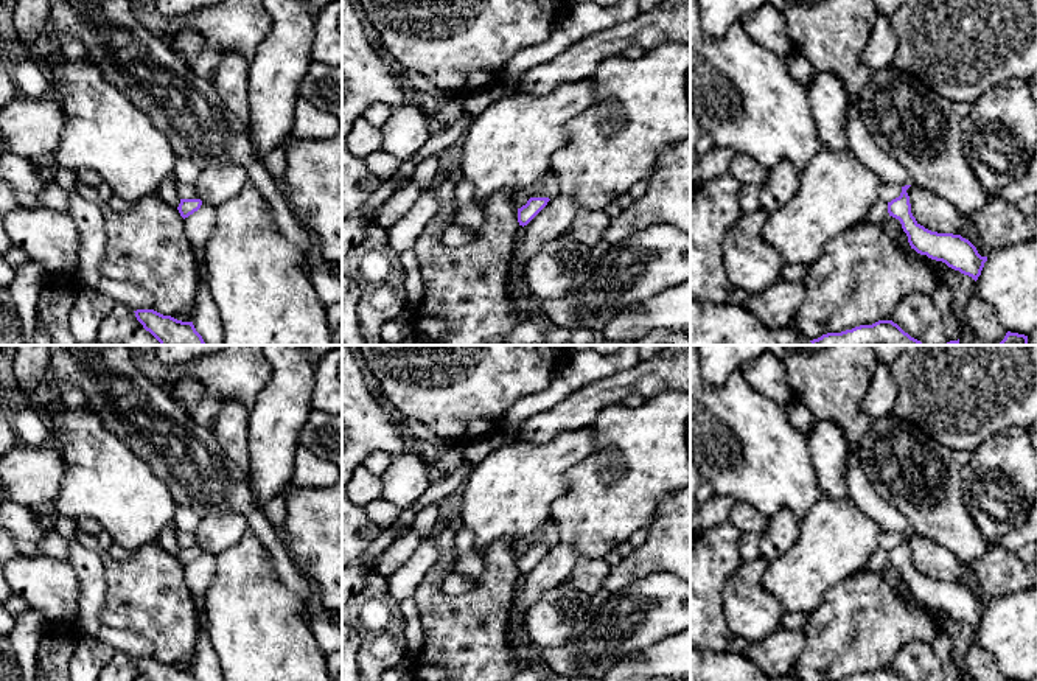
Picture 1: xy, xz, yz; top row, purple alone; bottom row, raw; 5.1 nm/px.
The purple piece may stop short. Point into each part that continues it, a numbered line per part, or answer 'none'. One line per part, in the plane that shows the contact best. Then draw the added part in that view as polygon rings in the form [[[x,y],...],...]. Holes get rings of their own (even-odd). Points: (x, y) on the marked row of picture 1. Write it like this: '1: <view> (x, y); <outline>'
none

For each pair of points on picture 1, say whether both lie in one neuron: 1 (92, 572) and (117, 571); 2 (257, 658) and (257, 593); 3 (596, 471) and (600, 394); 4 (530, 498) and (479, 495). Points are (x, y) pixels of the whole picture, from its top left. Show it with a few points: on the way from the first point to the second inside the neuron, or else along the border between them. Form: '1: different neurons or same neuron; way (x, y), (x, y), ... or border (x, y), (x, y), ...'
1: different neurons; border (81, 543), (100, 558), (106, 583), (103, 607)
2: same neuron; way (258, 642), (257, 608)
3: different neurons; border (621, 401), (607, 405), (593, 422)
4: same neuron; way (518, 498), (492, 496)

